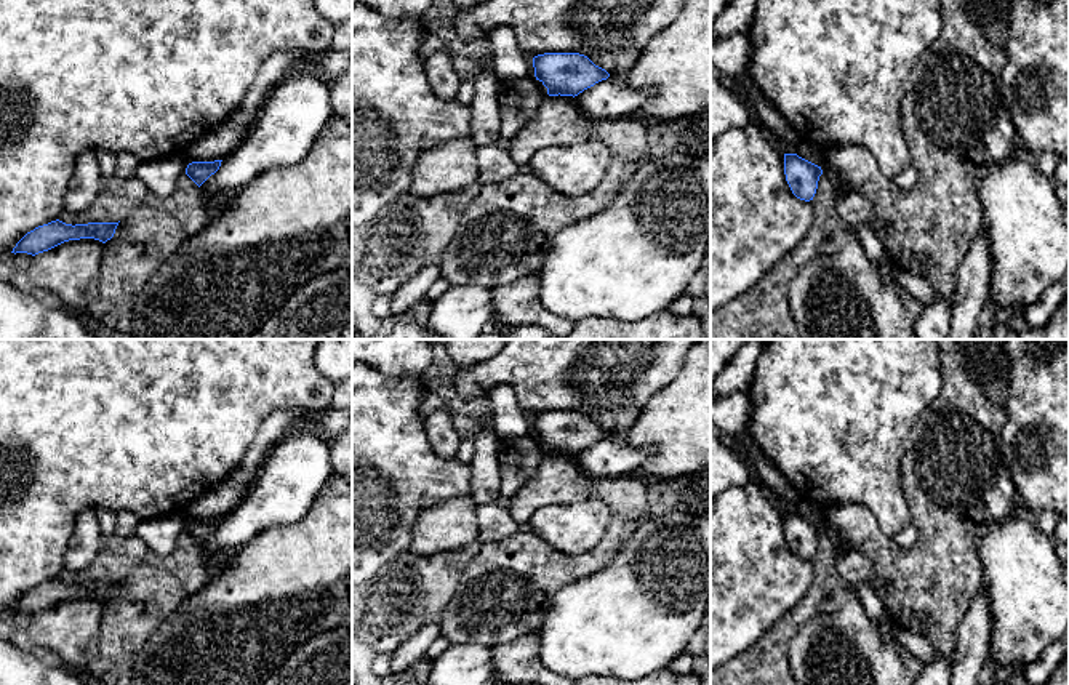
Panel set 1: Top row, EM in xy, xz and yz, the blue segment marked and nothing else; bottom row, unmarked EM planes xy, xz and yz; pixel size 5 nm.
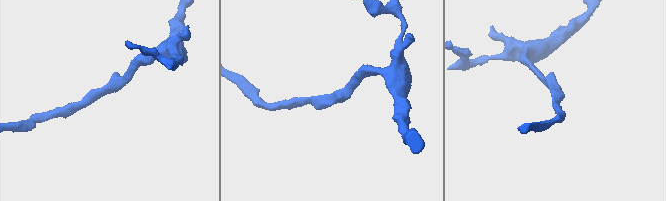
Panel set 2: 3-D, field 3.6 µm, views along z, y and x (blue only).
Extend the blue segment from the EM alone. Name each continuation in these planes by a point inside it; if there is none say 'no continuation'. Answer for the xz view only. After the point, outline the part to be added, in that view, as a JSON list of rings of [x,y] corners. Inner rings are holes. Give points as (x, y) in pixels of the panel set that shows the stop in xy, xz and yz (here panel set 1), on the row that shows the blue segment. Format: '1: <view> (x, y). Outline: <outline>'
no continuation

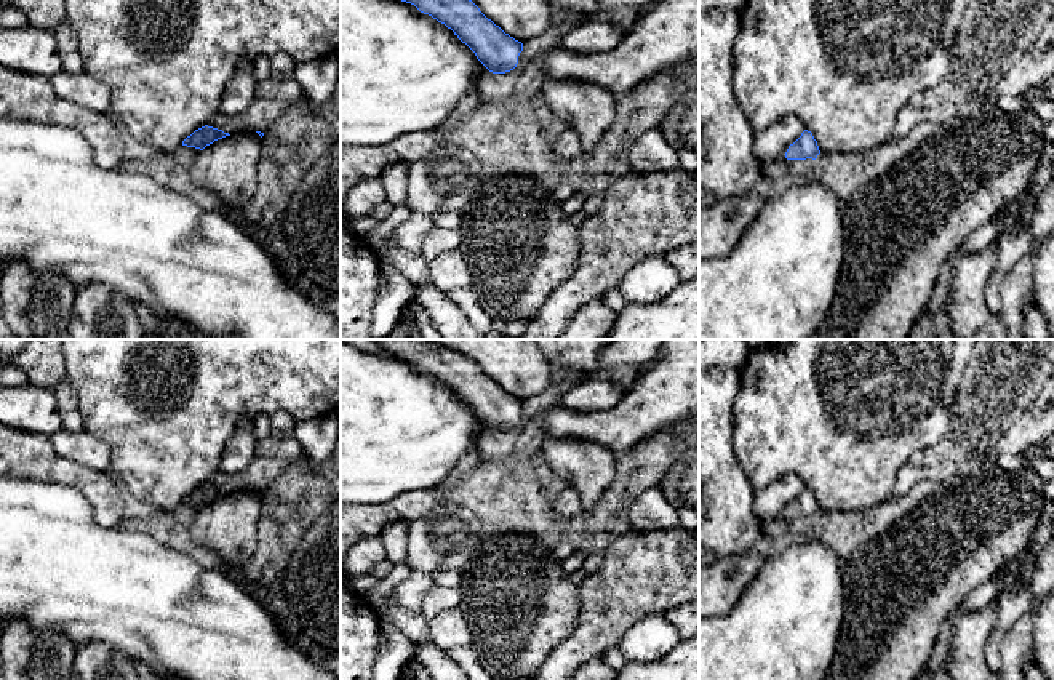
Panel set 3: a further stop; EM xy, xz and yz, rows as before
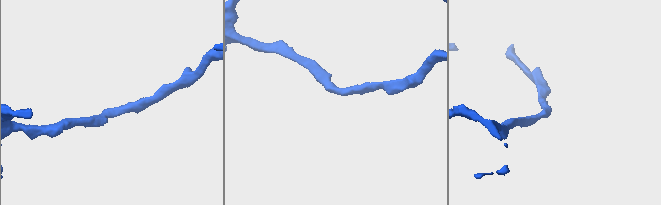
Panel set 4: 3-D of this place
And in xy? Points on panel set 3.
no continuation

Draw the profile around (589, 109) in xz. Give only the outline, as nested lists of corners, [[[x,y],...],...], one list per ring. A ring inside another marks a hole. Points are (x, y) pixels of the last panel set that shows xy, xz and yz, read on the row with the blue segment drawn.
[[[545,78],[539,98],[577,133],[584,154],[595,149],[616,118],[614,94],[593,83]]]

